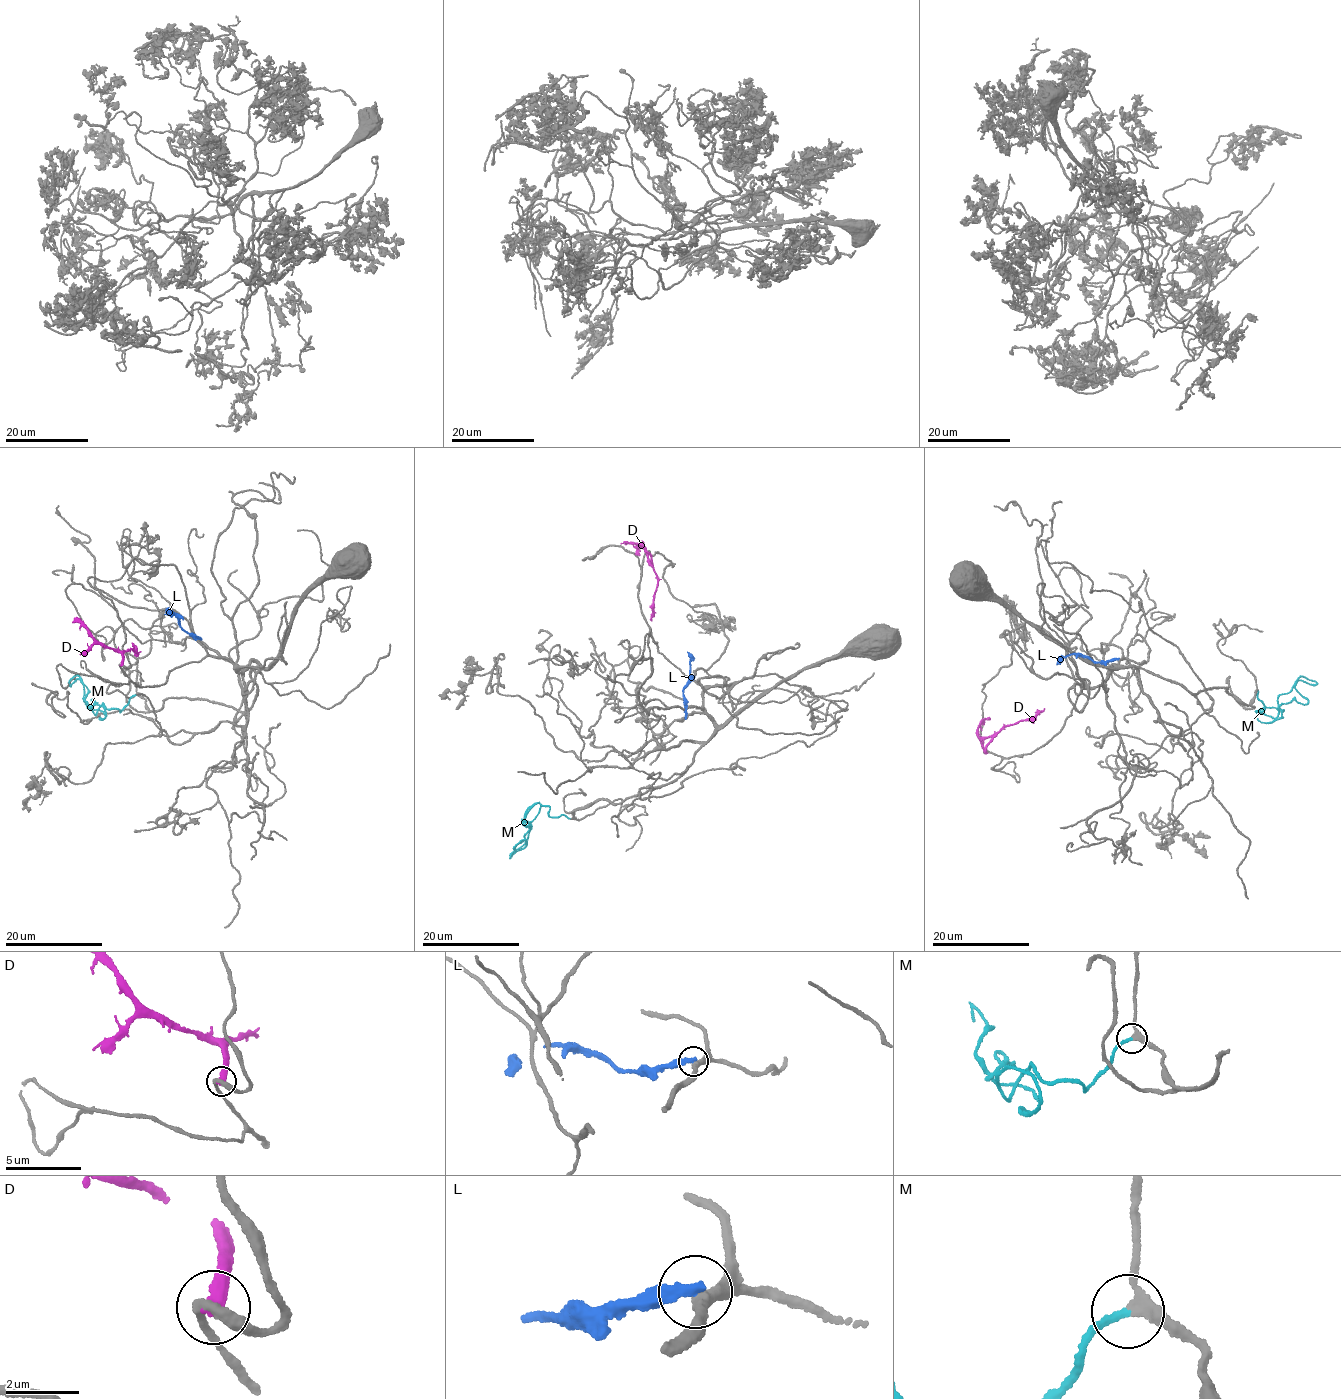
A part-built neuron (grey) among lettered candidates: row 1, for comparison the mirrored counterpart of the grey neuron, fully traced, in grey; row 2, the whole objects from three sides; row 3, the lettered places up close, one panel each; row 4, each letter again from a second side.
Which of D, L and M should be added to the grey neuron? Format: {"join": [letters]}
{"join": ["M"]}

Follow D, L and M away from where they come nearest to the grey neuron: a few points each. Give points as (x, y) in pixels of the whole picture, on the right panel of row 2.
D: (985, 750), (994, 736), (979, 738), (977, 731), (983, 719), (990, 717)
L: (1117, 658), (1100, 662), (1074, 653), (1067, 655), (1058, 664)
M: (1257, 690), (1265, 706), (1256, 718), (1269, 723), (1282, 717), (1277, 699), (1296, 680), (1315, 681)

